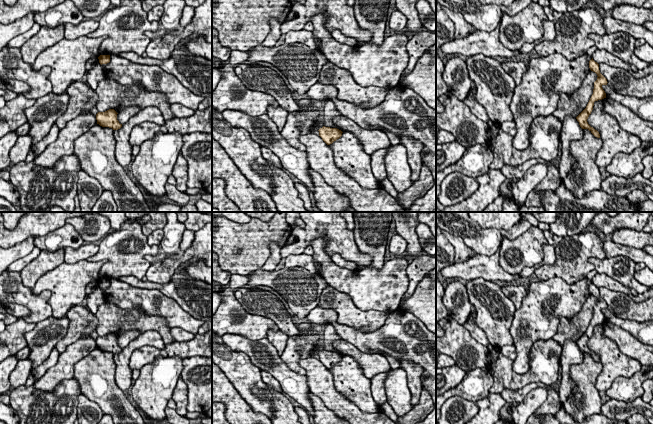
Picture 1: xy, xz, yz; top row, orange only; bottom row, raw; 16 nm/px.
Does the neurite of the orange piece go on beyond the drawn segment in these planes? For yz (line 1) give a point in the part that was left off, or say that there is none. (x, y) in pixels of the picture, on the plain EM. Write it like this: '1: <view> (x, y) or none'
1: none

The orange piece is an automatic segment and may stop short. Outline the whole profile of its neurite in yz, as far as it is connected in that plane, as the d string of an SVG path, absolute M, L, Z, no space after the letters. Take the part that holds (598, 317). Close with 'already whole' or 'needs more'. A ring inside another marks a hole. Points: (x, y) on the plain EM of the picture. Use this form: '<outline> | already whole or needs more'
M593 282L589 285L589 292L591 295L595 296L598 301L594 306L593 318L586 332L576 341L576 343L582 353L588 353L595 361L600 362L599 356L588 348L587 343L593 334L594 326L606 322L606 317L602 310L607 309L608 306L607 303L600 297L599 288L595 286Z | already whole

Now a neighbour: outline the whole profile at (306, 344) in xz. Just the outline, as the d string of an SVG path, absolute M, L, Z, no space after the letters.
M303 331L299 335L289 337L285 350L280 356L282 361L294 372L305 375L299 361L319 354L319 332Z

